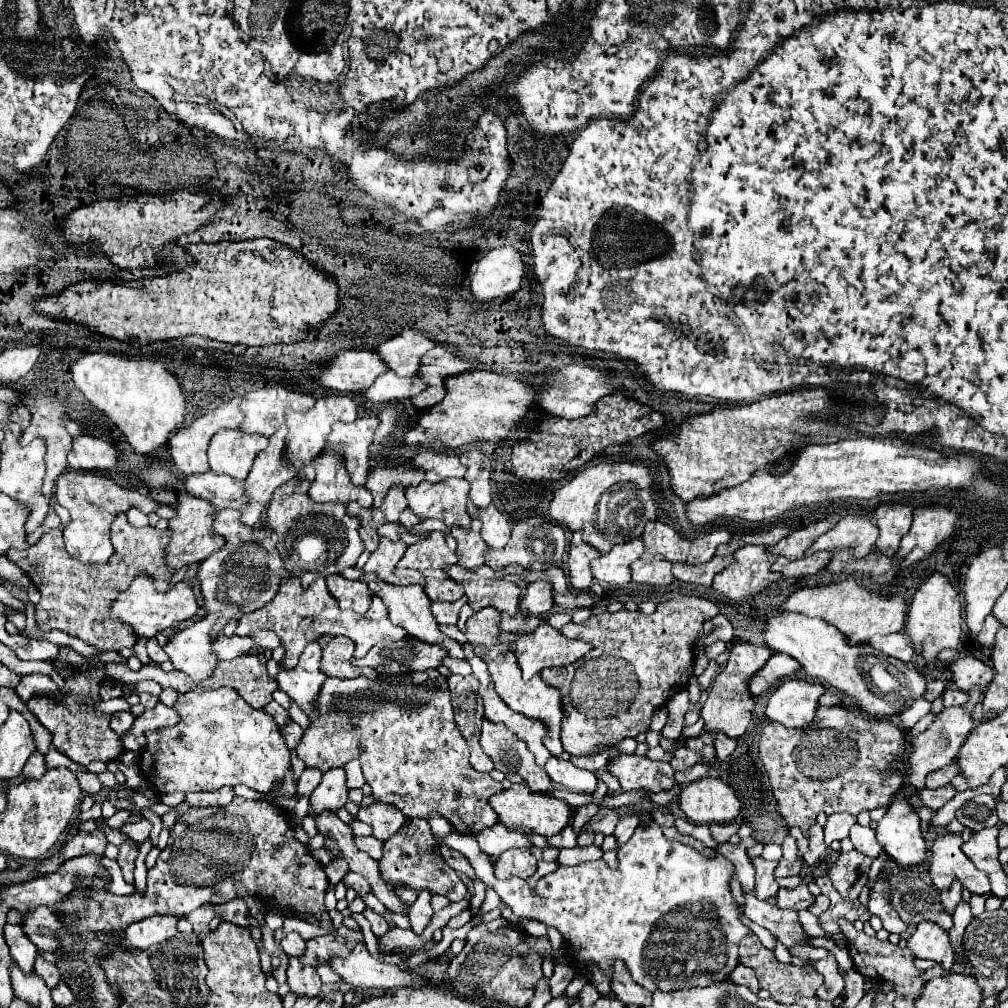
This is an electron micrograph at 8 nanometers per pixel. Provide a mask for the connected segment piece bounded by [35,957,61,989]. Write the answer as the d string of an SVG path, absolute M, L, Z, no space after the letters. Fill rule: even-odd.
M37 957L37 961L35 961L35 973L49 985L49 989L55 989L57 983L59 983L59 979L61 979L57 967L53 963L43 961L41 957Z

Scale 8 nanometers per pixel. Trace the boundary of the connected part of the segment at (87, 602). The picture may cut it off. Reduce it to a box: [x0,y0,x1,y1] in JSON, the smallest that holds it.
[7,513,171,651]

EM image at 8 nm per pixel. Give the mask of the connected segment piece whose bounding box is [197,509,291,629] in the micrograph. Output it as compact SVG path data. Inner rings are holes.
M235 509L219 511L213 527L221 537L225 537L225 545L199 565L197 581L205 611L207 615L217 615L217 629L221 629L231 619L241 619L245 613L253 613L273 601L279 583L289 579L291 573L283 567L283 561L277 553L277 537L271 529L241 525L239 511Z

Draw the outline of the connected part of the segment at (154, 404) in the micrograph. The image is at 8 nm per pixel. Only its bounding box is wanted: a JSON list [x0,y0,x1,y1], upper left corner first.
[71,352,185,455]

